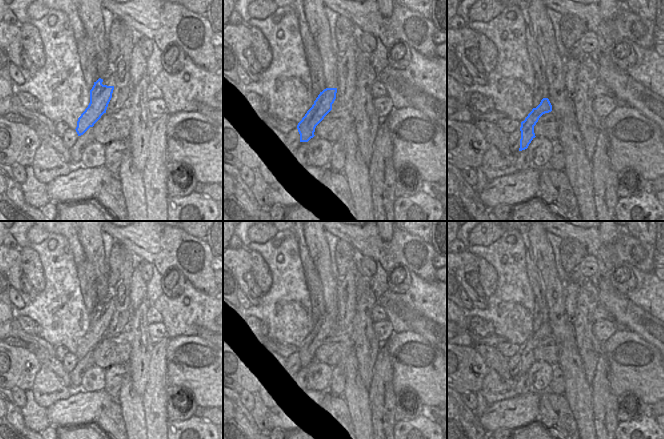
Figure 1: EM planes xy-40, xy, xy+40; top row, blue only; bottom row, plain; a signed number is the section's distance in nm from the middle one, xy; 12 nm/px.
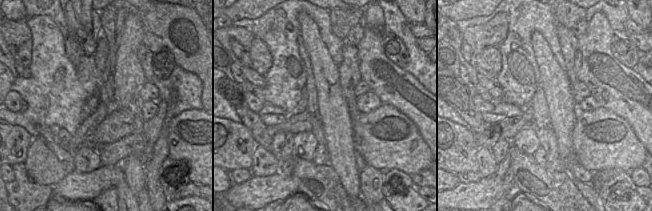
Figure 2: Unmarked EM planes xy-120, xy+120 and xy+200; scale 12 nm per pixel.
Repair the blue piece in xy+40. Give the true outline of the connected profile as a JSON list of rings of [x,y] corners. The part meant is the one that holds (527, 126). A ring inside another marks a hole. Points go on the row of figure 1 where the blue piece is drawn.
[[[543,98],[540,104],[533,108],[524,121],[521,122],[521,139],[519,151],[528,148],[531,141],[536,137],[534,133],[534,126],[538,122],[539,118],[552,111],[552,105],[548,98]]]

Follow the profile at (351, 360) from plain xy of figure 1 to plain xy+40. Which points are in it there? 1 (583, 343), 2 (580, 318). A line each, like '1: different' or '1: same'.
1: different
2: different

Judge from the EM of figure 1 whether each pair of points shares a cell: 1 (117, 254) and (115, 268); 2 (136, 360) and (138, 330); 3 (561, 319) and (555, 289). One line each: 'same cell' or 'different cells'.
1: same cell
2: same cell
3: same cell

